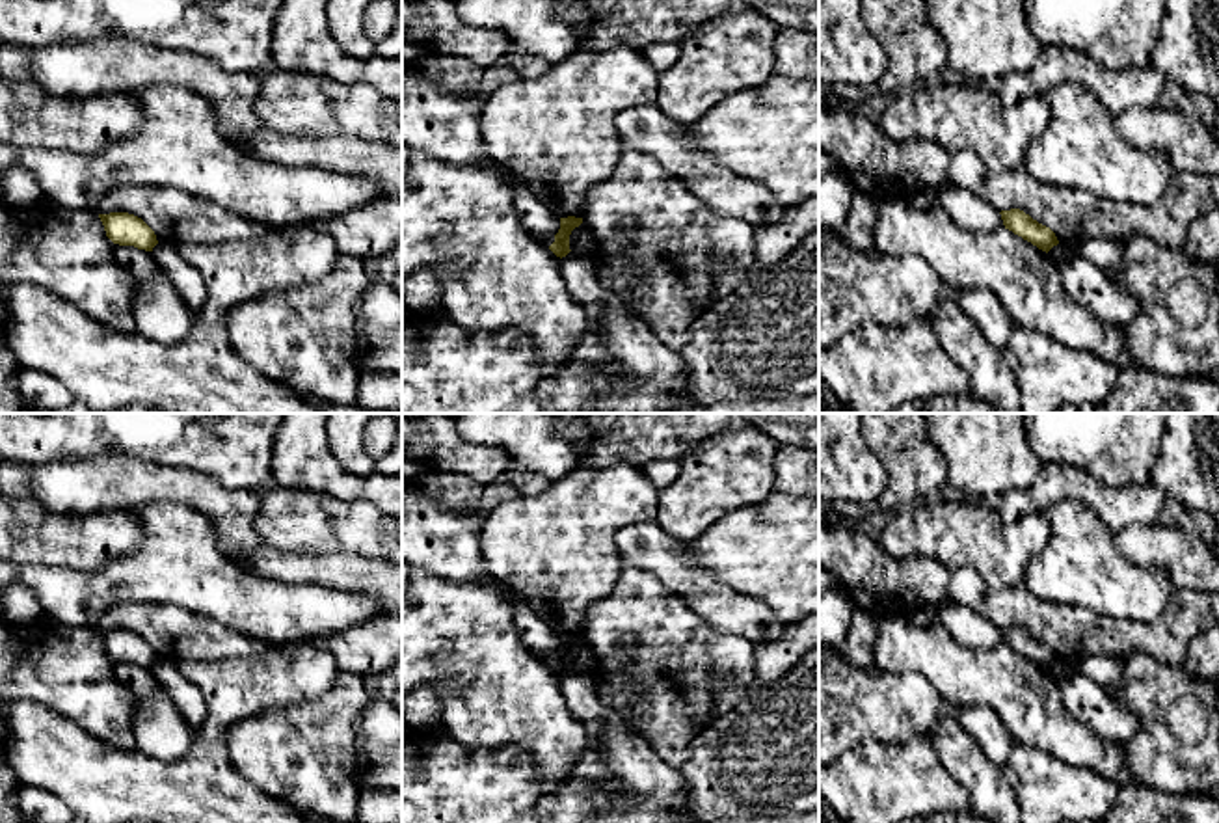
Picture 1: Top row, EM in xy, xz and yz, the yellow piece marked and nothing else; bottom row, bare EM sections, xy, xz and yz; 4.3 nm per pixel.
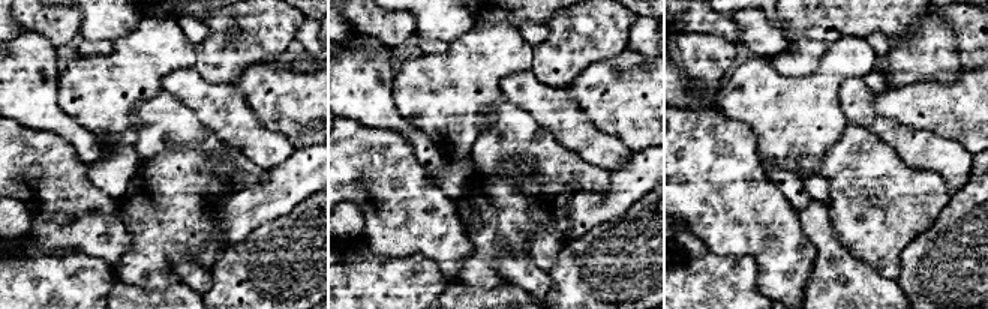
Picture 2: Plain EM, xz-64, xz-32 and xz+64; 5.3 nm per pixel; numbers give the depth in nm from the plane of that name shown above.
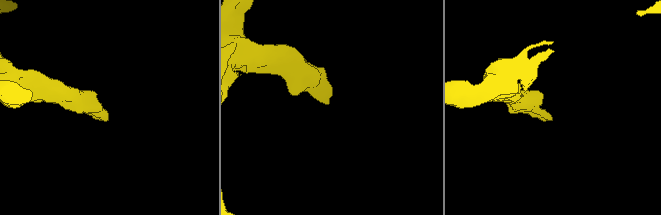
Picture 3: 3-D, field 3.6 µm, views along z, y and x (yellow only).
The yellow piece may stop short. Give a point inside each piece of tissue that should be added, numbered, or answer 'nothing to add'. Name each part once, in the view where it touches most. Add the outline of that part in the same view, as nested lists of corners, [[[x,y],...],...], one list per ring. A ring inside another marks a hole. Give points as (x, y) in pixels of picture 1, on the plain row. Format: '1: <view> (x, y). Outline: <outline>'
nothing to add

